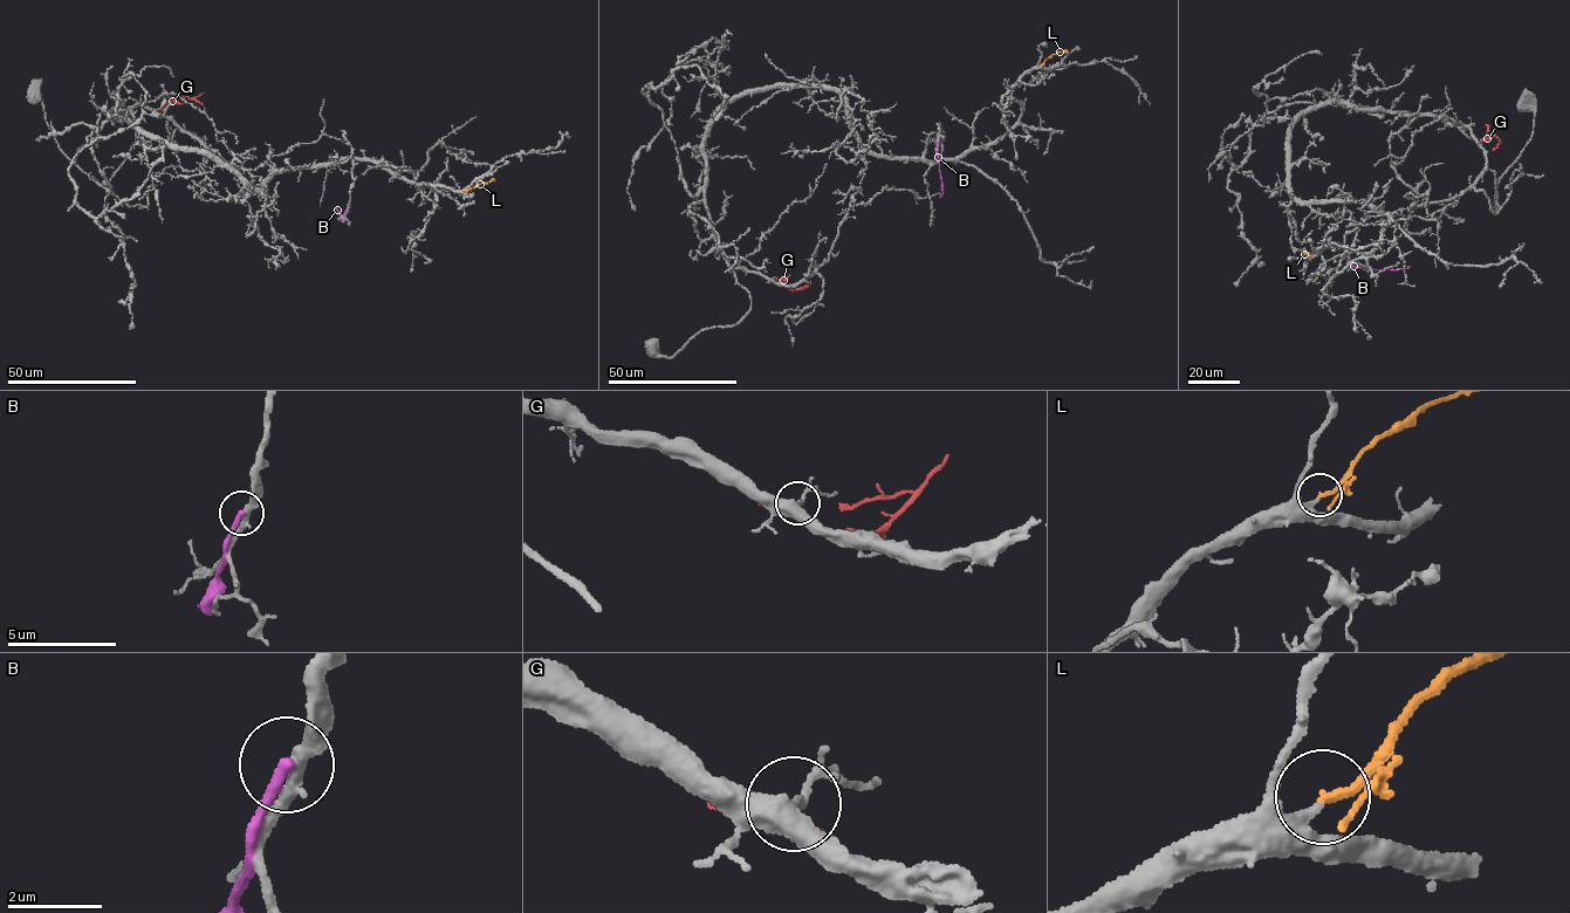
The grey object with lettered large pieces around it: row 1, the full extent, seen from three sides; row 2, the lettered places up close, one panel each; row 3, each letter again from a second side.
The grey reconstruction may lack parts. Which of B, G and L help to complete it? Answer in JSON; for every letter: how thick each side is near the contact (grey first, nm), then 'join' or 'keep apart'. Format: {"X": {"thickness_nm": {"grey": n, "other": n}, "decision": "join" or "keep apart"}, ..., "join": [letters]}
{"B": {"thickness_nm": {"grey": 320, "other": 240}, "decision": "keep apart"}, "G": {"thickness_nm": {"grey": 160, "other": 320}, "decision": "keep apart"}, "L": {"thickness_nm": {"grey": 220, "other": 240}, "decision": "join"}, "join": ["L"]}

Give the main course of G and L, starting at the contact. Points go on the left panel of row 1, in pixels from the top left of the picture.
G: (164, 110), (177, 96), (193, 98), (203, 105)
L: (464, 190), (494, 179)

